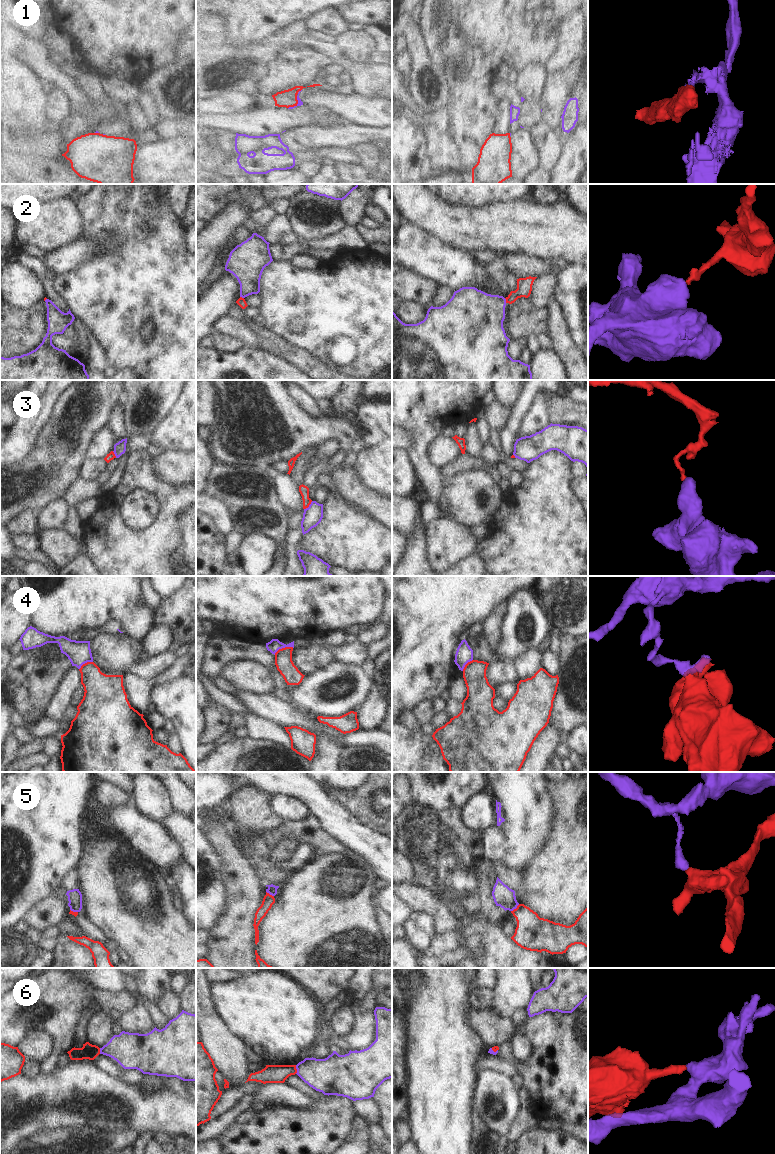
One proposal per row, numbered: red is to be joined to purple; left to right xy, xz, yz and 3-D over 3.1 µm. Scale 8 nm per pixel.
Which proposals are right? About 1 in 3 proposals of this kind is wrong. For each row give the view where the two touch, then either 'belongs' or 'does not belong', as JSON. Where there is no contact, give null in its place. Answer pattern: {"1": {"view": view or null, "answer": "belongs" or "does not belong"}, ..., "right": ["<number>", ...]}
{"1": {"view": "xz", "answer": "does not belong"}, "2": {"view": "yz", "answer": "belongs"}, "3": {"view": "xz", "answer": "does not belong"}, "4": {"view": "xz", "answer": "does not belong"}, "5": {"view": "yz", "answer": "does not belong"}, "6": {"view": "xz", "answer": "does not belong"}, "right": ["2"]}

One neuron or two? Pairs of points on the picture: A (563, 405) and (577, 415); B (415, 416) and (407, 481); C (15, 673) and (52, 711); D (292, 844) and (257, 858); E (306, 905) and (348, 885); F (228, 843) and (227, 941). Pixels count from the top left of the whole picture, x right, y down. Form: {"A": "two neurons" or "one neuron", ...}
{"A": "one neuron", "B": "two neurons", "C": "two neurons", "D": "two neurons", "E": "one neuron", "F": "one neuron"}

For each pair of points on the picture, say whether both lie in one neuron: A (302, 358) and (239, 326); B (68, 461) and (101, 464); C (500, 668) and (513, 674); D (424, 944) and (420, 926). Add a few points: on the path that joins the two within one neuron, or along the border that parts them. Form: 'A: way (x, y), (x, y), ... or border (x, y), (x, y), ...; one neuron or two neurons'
A: border (238, 320), (244, 321), (253, 330), (260, 347); two neurons
B: border (84, 461), (80, 467), (78, 477); two neurons
C: way (503, 671), (510, 674); one neuron
D: way (421, 940), (420, 930); one neuron

